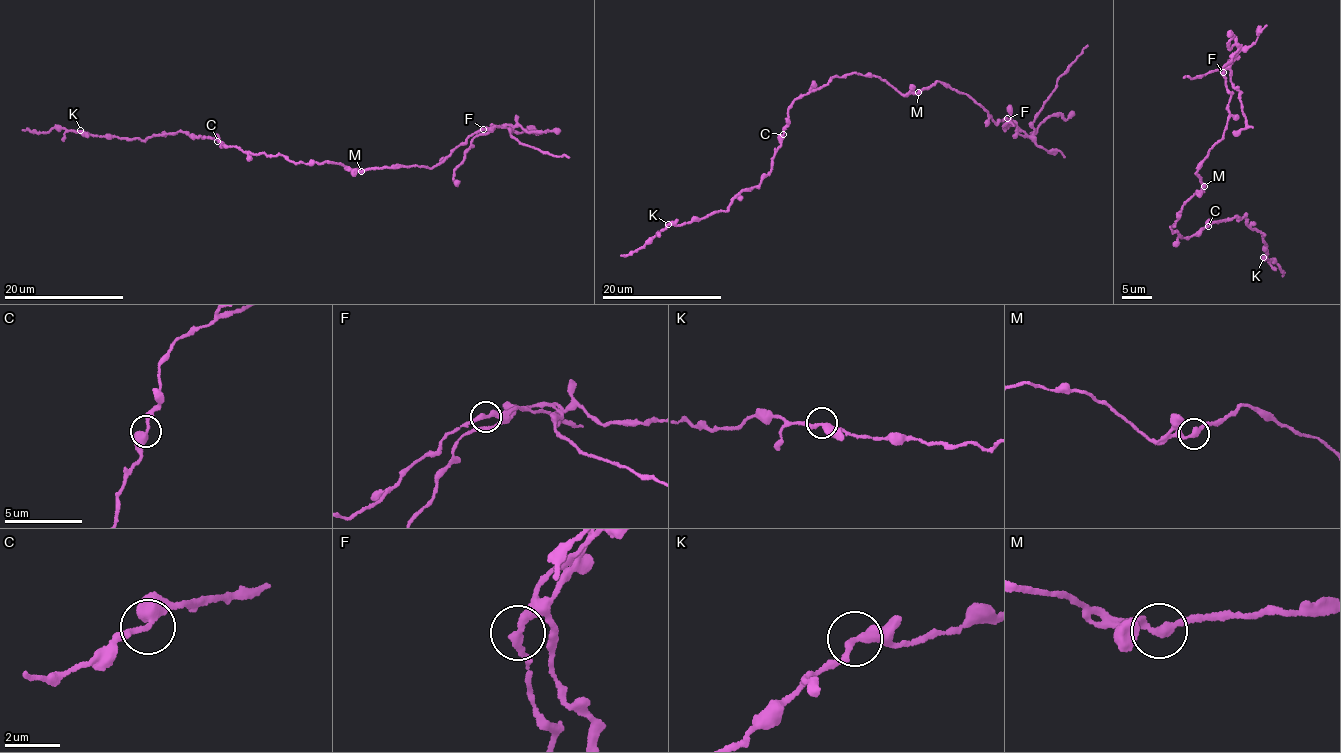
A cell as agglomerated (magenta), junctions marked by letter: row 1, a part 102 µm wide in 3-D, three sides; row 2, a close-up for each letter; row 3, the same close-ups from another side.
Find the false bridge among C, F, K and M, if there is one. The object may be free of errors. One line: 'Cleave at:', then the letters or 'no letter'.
Cleave at: F

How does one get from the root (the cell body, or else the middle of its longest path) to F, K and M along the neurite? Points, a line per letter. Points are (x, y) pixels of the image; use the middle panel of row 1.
F: (870, 76), (879, 76), (907, 95), (917, 94), (938, 81), (943, 82), (970, 95), (996, 123), (1008, 119)
K: (870, 76), (836, 76), (801, 95), (761, 182), (725, 211), (668, 224)
M: (870, 76), (879, 76), (902, 94), (918, 92)

